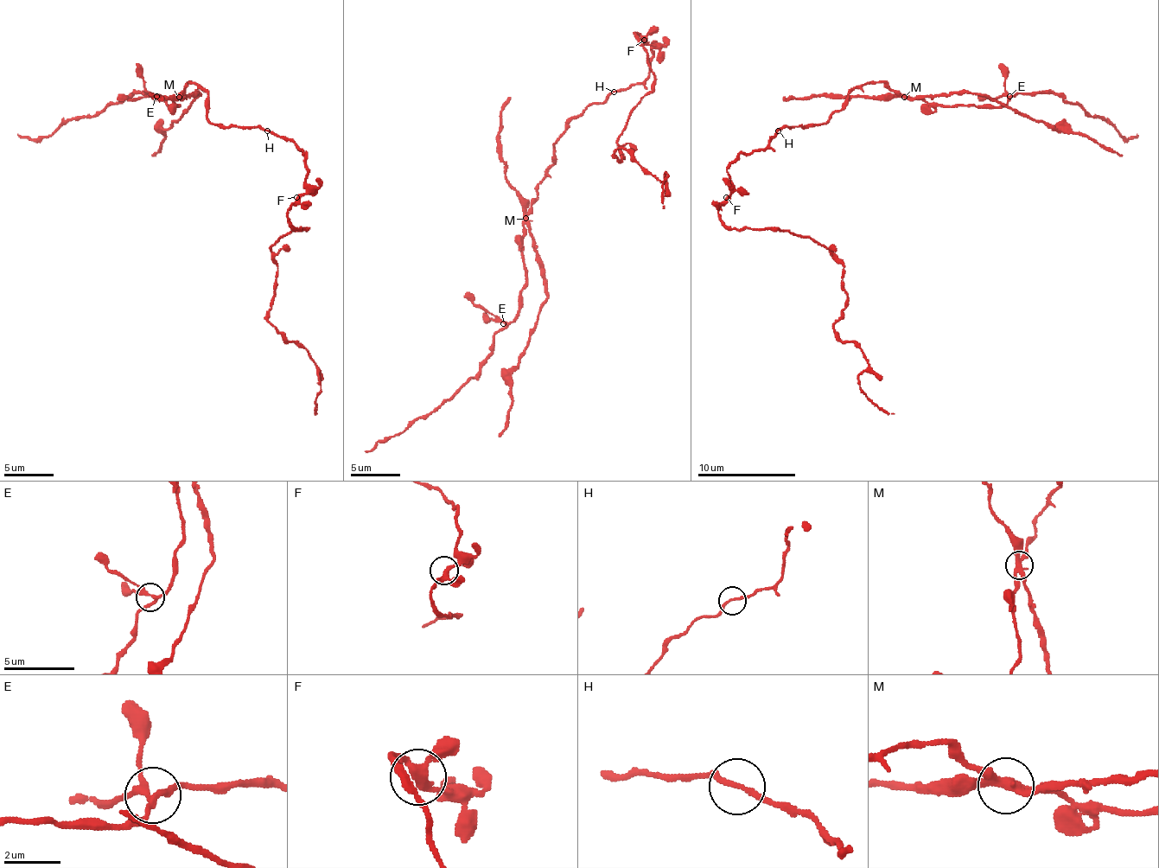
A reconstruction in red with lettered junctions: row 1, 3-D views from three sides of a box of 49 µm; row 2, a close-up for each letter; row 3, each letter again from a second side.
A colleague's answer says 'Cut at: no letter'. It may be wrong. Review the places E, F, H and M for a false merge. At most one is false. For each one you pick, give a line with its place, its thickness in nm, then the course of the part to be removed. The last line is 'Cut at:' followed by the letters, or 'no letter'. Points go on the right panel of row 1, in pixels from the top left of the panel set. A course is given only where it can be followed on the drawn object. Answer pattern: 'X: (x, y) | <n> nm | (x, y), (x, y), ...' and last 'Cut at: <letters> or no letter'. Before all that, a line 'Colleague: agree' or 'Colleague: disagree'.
Colleague: disagree
M: (904, 97) | 300 nm | (903, 96), (918, 98), (964, 93), (987, 96), (1060, 130), (1085, 133), (1123, 156)
Cut at: M

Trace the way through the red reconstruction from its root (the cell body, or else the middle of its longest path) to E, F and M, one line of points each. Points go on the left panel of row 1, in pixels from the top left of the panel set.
E: (267, 130), (213, 124), (207, 118), (207, 93), (191, 81), (175, 101), (178, 106), (168, 106), (156, 96)
F: (267, 130), (289, 138), (296, 148), (306, 153), (306, 189), (296, 197)
M: (267, 130), (213, 124), (207, 118), (207, 93), (198, 84), (191, 81), (178, 96)

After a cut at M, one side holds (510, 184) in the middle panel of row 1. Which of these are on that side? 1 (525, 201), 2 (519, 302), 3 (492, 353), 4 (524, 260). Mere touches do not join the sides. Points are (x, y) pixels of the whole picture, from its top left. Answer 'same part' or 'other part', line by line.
1: same part
2: other part
3: other part
4: other part

